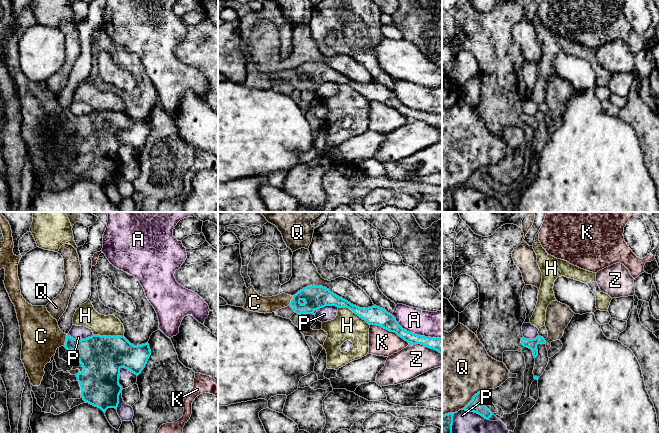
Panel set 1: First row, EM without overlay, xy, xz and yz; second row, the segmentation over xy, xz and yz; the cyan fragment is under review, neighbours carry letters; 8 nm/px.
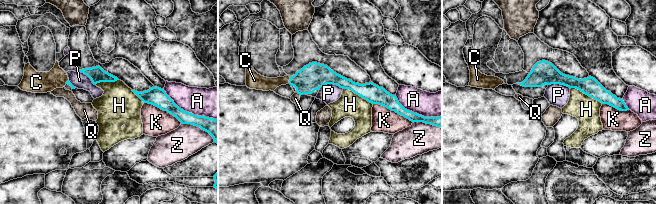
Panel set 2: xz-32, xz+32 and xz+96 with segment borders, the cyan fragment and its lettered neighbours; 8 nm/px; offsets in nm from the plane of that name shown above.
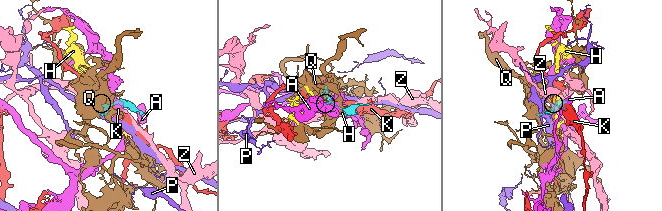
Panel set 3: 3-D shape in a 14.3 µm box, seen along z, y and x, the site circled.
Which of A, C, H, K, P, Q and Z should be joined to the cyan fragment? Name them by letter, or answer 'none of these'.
C

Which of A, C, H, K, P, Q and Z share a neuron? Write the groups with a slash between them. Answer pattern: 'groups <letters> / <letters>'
groups A / C / H / K / P / Q / Z

